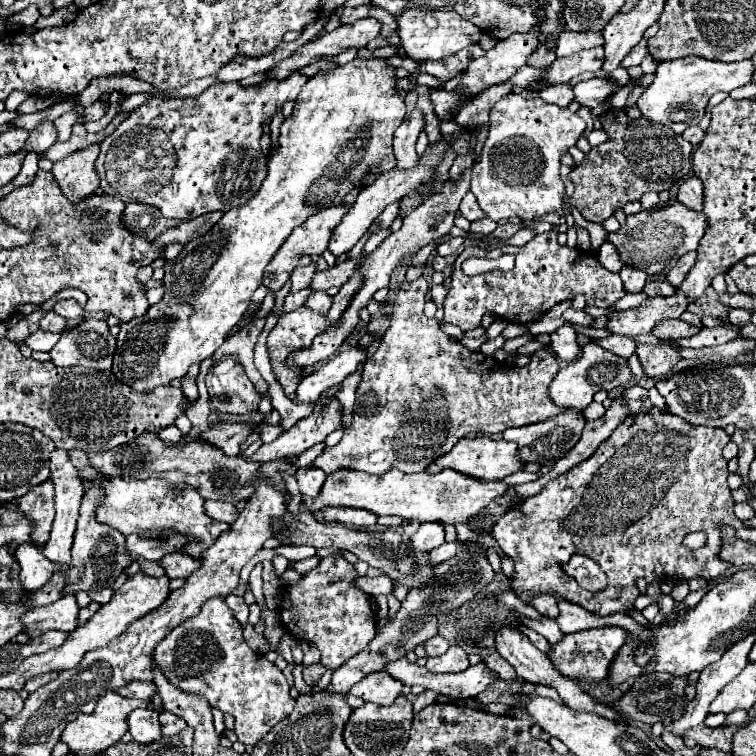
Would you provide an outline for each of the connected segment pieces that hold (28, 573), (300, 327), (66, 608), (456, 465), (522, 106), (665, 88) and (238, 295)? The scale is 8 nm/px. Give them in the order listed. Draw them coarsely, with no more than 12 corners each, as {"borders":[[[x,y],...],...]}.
{"borders":[[[20,545],[20,585],[36,591],[70,565],[48,561],[36,545]],[[308,307],[284,313],[268,335],[272,369],[292,399],[302,369],[286,357],[328,329]],[[74,593],[52,605],[30,609],[24,625],[30,637],[78,627]],[[464,437],[426,473],[496,481],[524,467],[504,439]],[[504,95],[470,191],[492,221],[566,215],[560,159],[586,123]],[[690,55],[658,63],[638,109],[682,133],[754,65]],[[386,57],[318,71],[262,187],[118,325],[148,391],[210,357],[292,229],[396,165]]]}

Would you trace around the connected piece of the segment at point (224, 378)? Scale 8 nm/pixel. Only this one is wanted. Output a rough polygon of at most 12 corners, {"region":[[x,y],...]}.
{"region":[[236,355],[206,375],[216,411],[252,413],[260,395]]}

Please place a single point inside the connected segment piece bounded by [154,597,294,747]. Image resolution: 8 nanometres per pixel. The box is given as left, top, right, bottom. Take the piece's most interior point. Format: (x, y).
(207, 655)

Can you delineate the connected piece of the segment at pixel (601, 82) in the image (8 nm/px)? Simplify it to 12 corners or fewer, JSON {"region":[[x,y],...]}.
{"region":[[588,79],[572,87],[574,101],[590,109],[618,89],[606,79]]}

